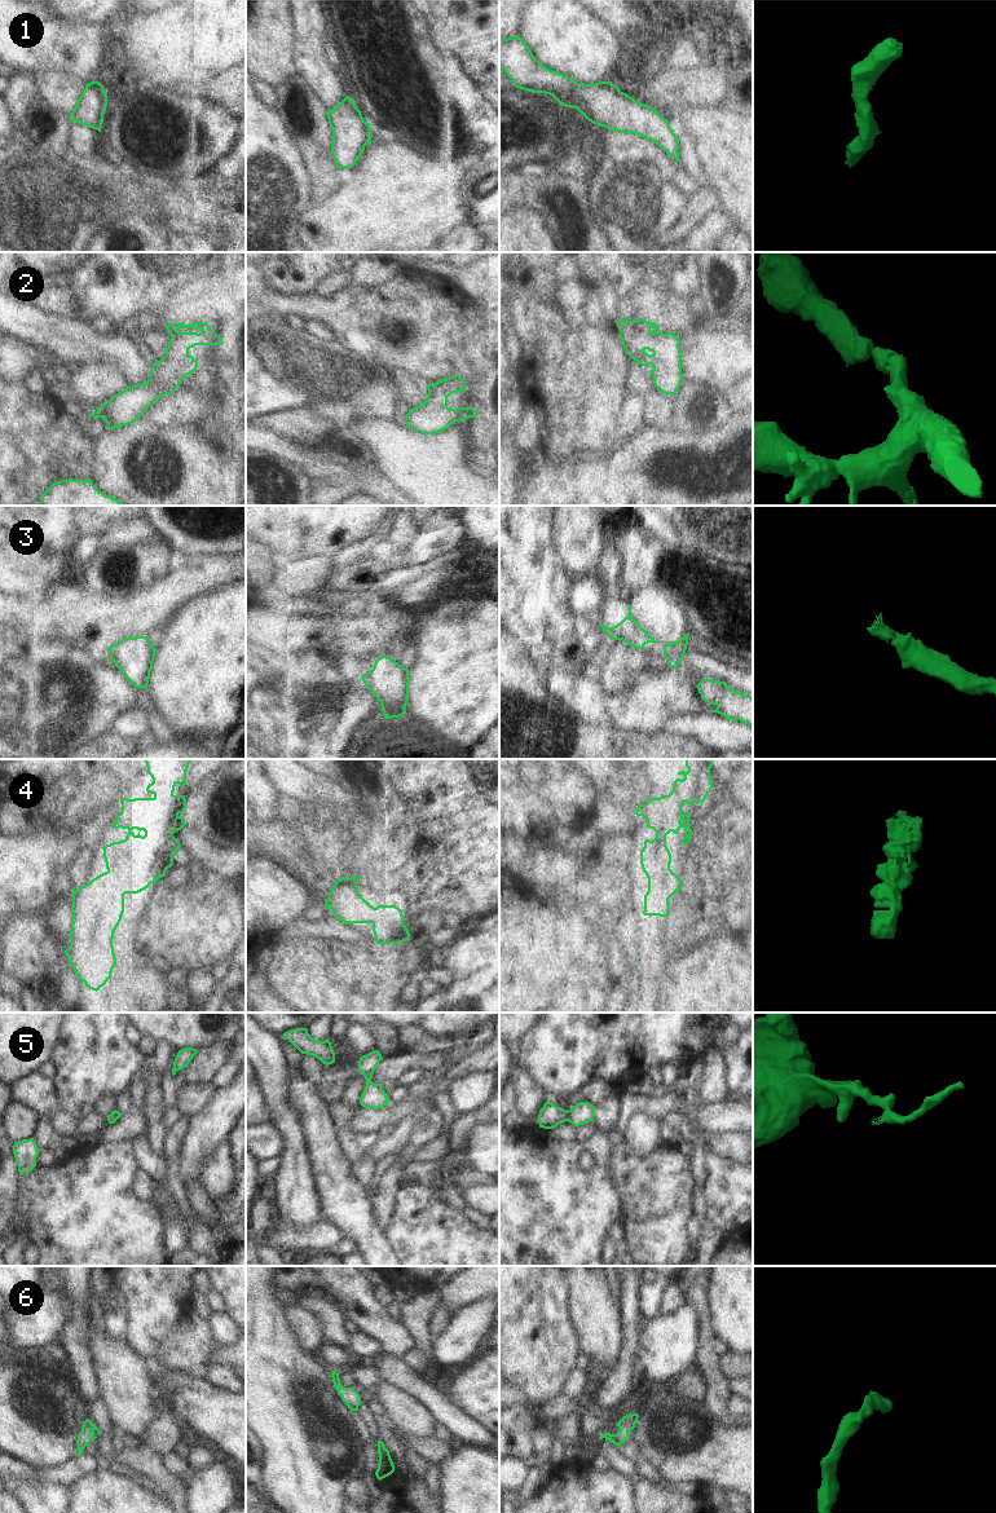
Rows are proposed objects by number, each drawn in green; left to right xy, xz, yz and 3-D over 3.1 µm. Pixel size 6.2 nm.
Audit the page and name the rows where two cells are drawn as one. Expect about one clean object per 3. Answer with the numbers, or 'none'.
5

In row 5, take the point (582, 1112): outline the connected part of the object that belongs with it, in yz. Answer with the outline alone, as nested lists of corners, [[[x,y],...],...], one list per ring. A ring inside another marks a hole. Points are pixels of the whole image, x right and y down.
[[[579,1102],[569,1112],[569,1122],[574,1126],[583,1125],[594,1120],[594,1113],[596,1108],[589,1102]]]

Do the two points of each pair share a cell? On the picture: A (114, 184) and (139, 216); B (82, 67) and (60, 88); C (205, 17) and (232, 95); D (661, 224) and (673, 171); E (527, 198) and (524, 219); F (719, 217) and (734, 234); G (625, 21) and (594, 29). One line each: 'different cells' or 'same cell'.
A: different cells
B: different cells
C: different cells
D: different cells
E: different cells
F: different cells
G: different cells

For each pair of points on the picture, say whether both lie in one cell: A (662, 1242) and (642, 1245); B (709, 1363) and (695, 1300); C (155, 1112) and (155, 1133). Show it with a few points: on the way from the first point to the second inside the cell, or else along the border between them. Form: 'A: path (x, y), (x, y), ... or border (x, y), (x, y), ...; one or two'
A: path (657, 1242), (647, 1245); one
B: path (708, 1348), (704, 1315); one
C: path (155, 1117), (155, 1128); one

